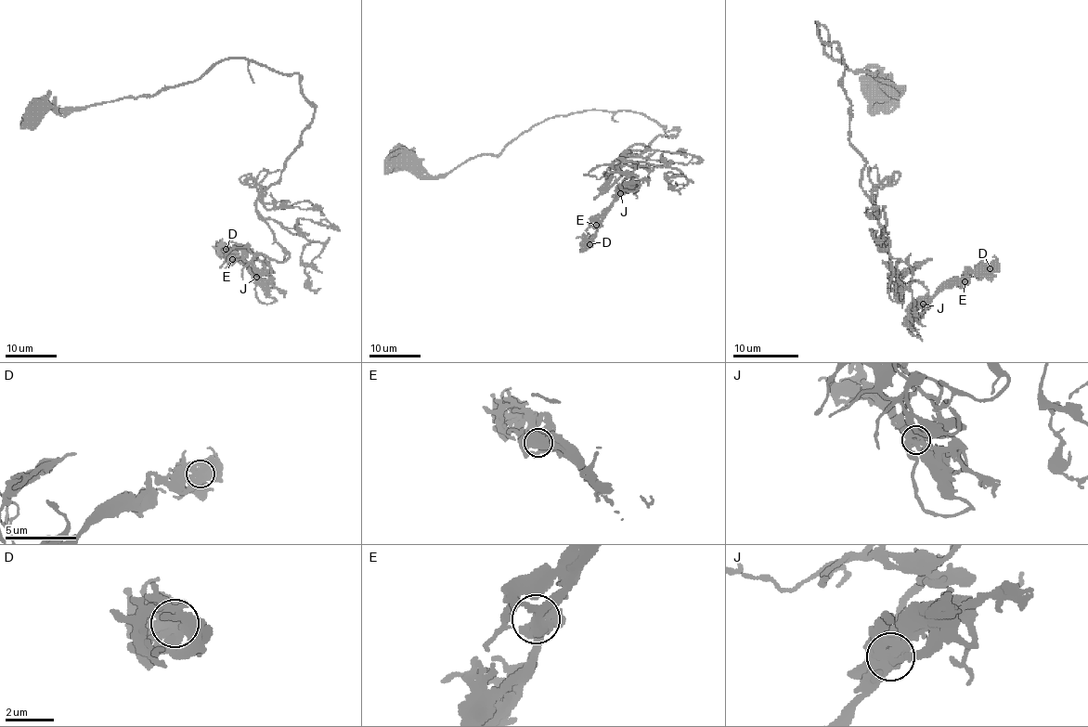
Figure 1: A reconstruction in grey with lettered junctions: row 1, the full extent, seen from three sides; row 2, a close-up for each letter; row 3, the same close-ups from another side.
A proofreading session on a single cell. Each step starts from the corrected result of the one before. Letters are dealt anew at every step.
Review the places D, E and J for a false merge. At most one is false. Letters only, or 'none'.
none

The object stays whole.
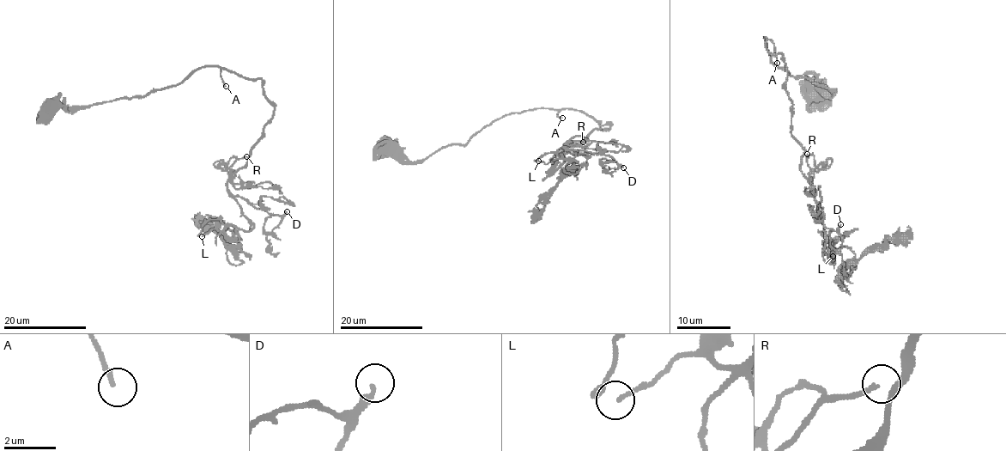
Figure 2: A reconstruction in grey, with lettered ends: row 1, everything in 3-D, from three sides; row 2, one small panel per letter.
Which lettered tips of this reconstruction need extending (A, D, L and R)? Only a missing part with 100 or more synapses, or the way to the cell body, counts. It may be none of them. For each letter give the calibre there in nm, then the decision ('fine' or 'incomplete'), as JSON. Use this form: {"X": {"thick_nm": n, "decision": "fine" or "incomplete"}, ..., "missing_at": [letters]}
{"A": {"thick_nm": 160, "decision": "incomplete"}, "D": {"thick_nm": 190, "decision": "fine"}, "L": {"thick_nm": 150, "decision": "fine"}, "R": {"thick_nm": 100, "decision": "fine"}, "missing_at": ["A"]}

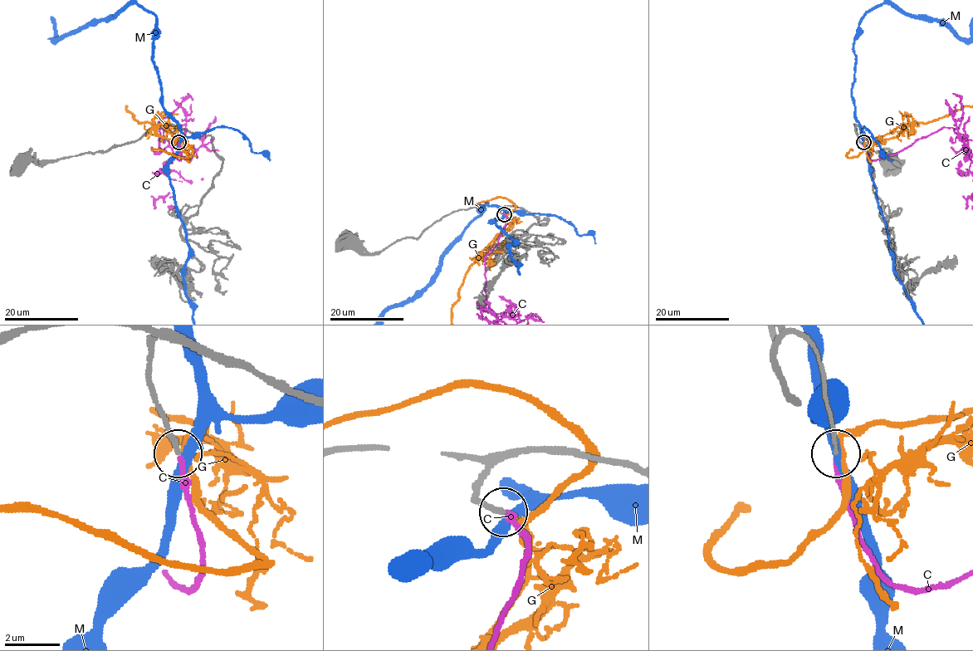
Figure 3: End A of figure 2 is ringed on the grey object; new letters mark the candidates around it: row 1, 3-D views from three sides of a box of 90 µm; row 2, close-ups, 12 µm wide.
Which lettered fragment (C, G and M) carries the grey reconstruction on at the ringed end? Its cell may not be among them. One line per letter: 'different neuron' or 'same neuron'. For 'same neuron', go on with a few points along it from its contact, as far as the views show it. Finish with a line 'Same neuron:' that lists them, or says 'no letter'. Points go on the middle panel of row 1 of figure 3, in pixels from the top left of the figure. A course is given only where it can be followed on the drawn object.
C: same neuron
G: different neuron
M: different neuron
Same neuron: C

